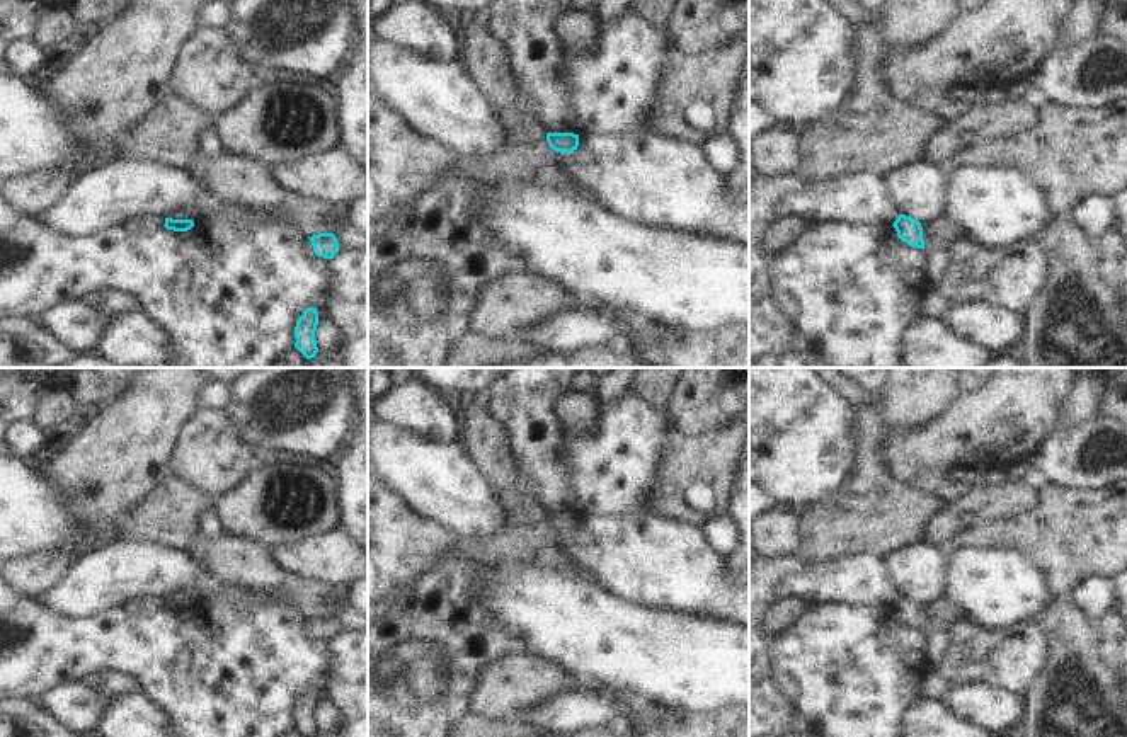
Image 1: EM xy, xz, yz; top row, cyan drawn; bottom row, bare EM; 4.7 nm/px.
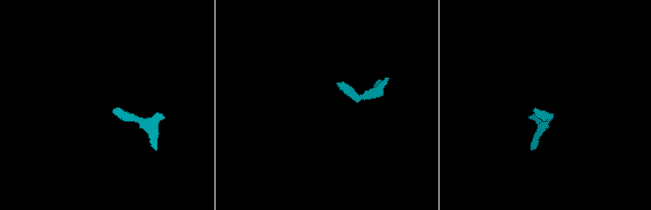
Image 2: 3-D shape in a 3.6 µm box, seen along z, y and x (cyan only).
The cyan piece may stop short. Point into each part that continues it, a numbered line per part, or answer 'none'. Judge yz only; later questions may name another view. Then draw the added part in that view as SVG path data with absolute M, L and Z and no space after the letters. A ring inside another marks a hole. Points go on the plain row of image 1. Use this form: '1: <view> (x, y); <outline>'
none

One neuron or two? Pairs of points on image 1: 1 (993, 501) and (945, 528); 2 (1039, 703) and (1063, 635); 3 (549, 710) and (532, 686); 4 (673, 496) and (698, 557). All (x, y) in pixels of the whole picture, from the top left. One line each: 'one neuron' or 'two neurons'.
1: one neuron
2: one neuron
3: two neurons
4: two neurons

